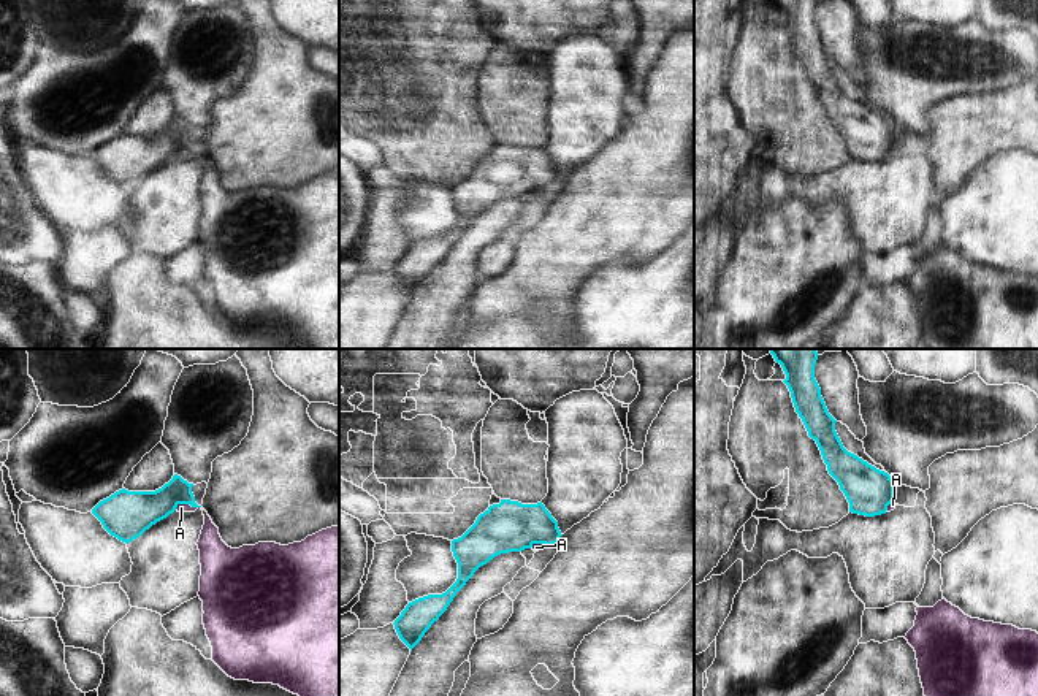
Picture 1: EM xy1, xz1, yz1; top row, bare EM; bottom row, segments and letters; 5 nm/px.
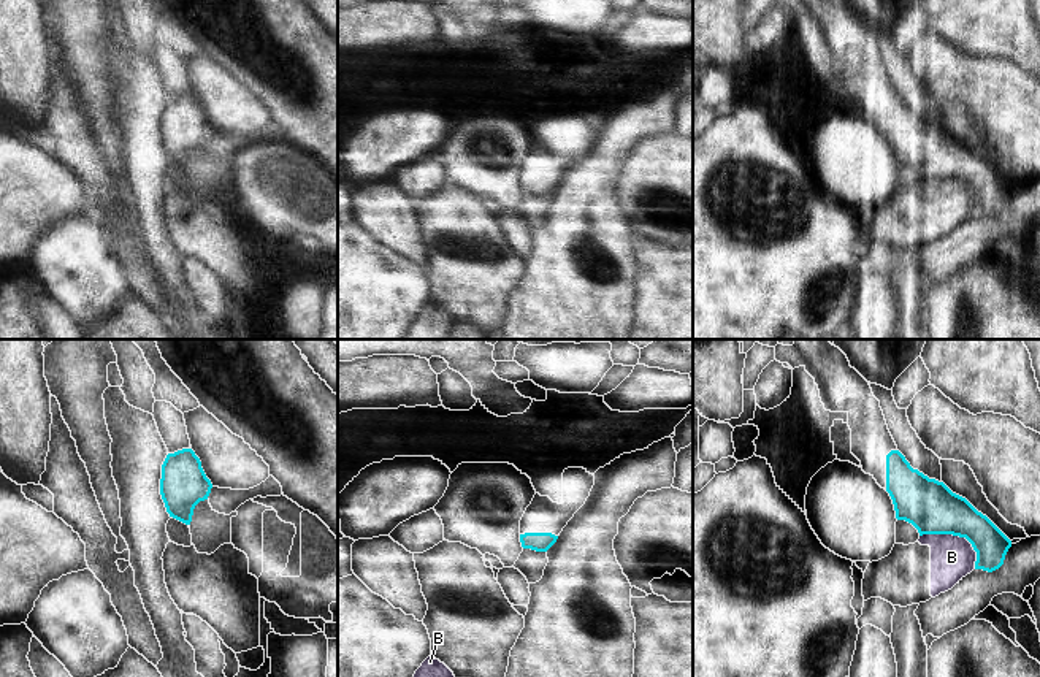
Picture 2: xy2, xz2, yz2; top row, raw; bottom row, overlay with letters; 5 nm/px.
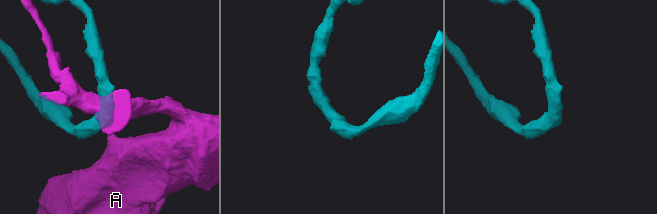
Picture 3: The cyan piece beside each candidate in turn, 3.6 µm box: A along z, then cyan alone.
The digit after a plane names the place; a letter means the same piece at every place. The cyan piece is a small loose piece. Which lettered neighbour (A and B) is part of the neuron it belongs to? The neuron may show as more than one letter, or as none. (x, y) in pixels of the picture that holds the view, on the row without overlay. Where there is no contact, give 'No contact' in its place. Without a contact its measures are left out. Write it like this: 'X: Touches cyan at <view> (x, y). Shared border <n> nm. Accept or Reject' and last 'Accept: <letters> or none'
A: Touches cyan at xy1 (186, 148). Shared border 120 nm. Reject
B: Touches cyan at yz2 (958, 179). Shared border 340 nm. Reject
Accept: none.

